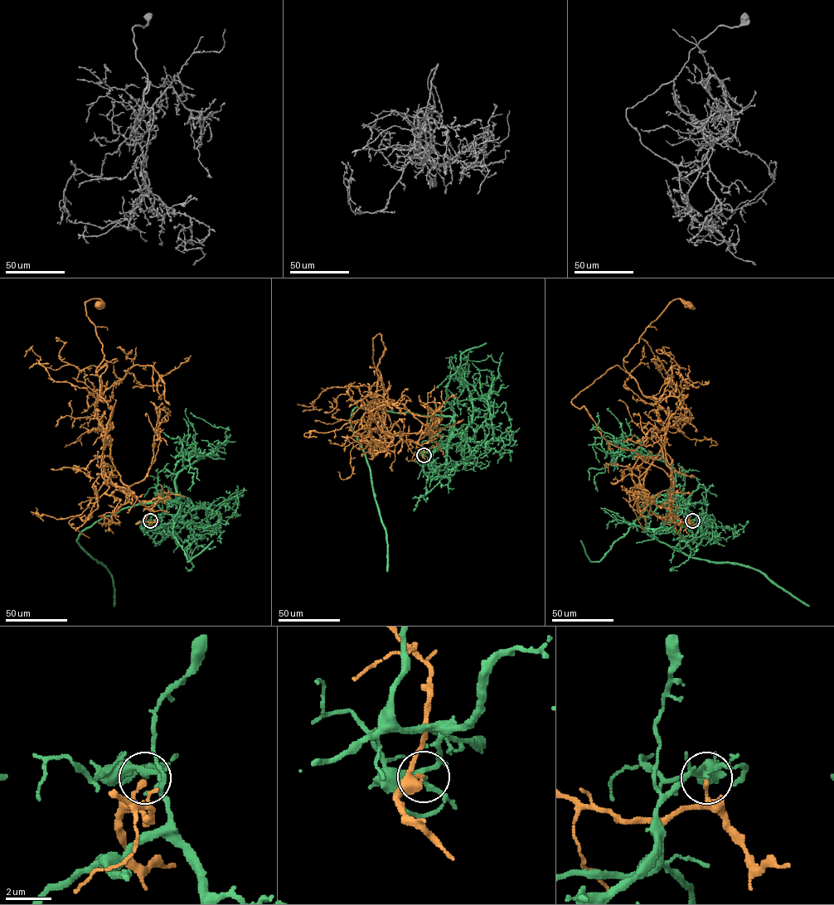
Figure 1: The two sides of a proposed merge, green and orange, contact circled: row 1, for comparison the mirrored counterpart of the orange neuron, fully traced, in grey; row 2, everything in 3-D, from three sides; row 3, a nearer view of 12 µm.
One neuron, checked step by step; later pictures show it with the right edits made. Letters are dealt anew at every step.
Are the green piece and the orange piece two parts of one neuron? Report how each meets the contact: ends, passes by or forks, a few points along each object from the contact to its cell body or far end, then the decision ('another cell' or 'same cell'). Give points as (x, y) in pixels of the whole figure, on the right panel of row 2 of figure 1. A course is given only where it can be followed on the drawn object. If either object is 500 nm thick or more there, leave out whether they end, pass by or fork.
green forks | orange ends | green via (692, 520), (686, 527), (661, 503), (653, 500), (645, 531), (692, 557), (760, 570), (809, 606) | orange via (692, 520), (642, 491), (668, 416), (623, 361), (671, 301), (686, 304) | another cell

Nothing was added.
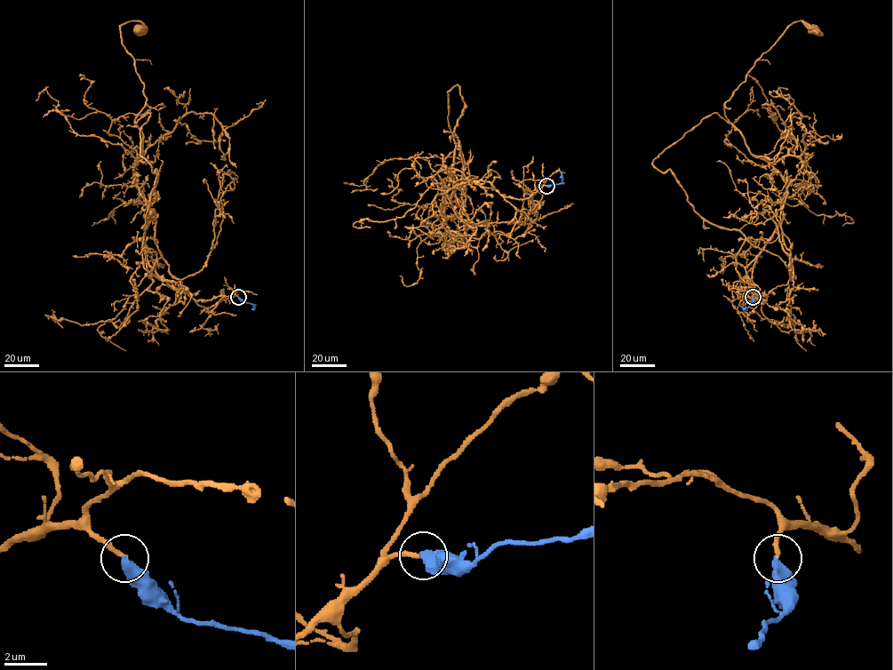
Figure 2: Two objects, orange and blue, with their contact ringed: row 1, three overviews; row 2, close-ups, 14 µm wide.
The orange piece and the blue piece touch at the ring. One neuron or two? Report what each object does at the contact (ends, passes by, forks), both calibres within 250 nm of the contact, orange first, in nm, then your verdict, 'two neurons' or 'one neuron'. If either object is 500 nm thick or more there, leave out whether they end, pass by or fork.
orange ends; blue ends; calibres 170 and 480 nm; one neuron

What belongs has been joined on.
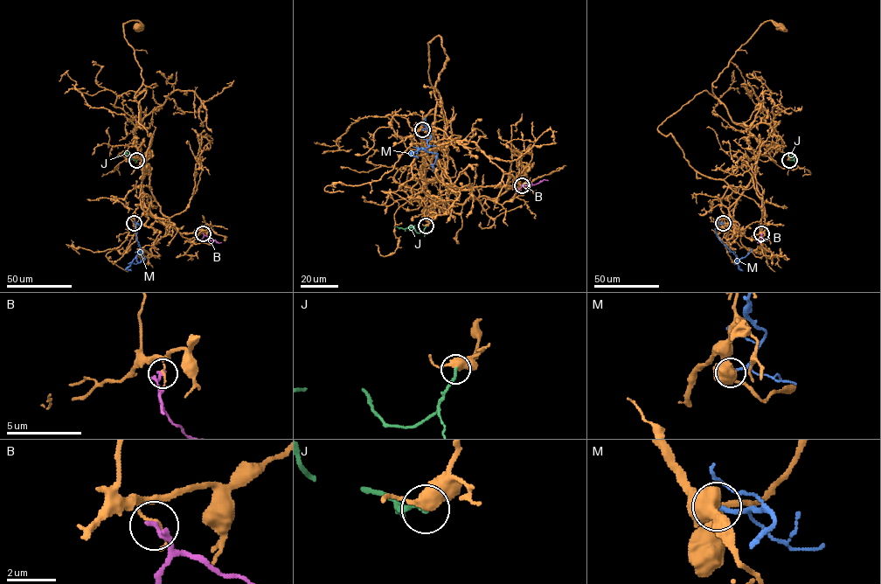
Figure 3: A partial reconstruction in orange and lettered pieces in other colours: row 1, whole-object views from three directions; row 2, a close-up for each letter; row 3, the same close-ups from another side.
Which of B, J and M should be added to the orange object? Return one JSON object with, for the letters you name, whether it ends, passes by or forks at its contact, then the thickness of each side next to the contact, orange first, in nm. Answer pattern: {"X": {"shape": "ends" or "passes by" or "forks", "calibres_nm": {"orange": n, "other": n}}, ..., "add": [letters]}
{"add": []}

